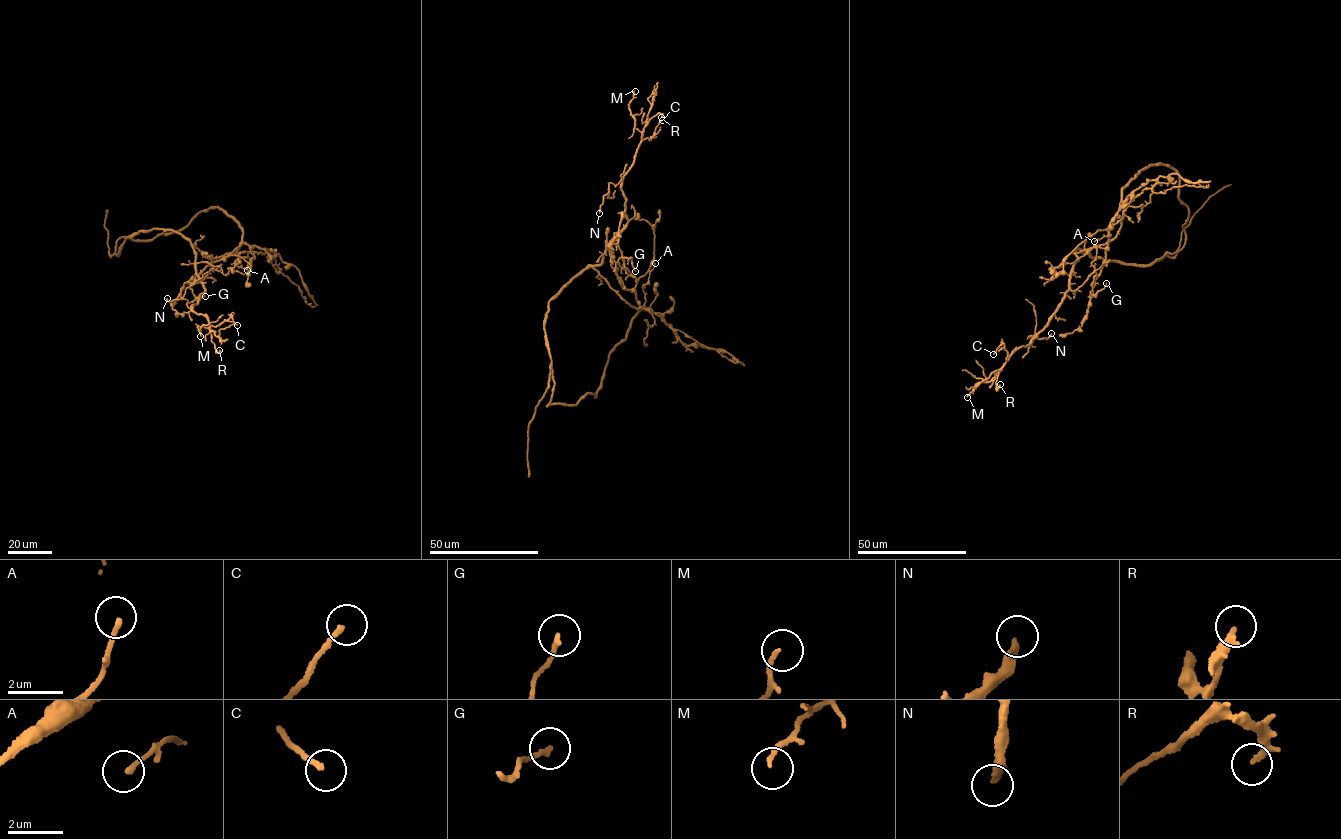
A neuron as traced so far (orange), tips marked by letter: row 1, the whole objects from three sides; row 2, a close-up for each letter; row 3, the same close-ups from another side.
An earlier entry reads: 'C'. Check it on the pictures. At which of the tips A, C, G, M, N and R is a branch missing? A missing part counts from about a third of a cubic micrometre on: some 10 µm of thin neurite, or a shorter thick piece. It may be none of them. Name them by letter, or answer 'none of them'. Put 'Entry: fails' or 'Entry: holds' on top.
Entry: holds
C

